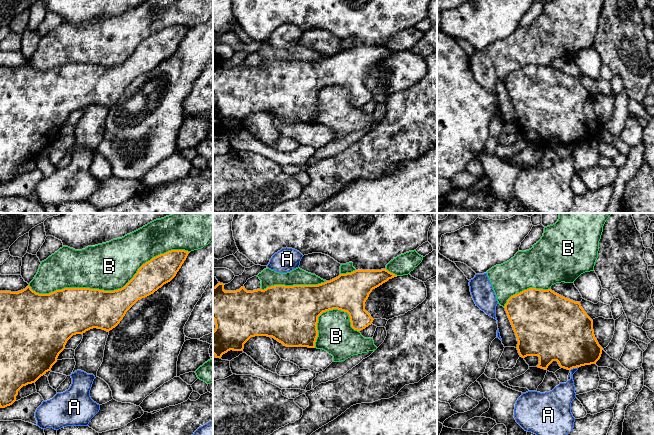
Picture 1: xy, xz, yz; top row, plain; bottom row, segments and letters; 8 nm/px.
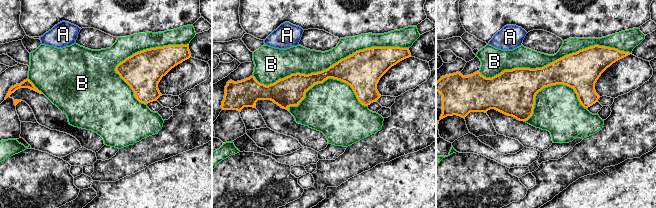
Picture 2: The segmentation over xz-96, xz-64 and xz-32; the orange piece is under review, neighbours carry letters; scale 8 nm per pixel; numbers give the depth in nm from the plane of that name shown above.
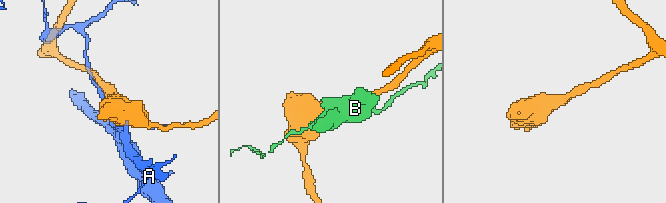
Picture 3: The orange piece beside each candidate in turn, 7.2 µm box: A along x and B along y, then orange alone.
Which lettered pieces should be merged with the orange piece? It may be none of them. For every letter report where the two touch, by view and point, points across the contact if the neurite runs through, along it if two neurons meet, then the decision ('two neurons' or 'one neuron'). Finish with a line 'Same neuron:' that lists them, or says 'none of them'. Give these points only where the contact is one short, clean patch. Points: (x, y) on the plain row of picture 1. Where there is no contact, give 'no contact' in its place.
A: meets orange in yz at (574, 143); two neurons
B: meets orange in xy at (109, 67); two neurons
Same neuron: none of them

